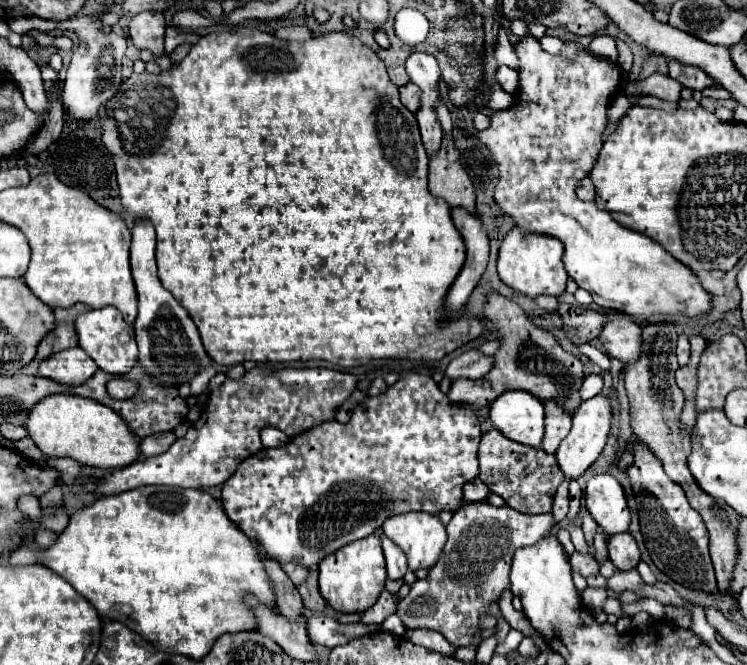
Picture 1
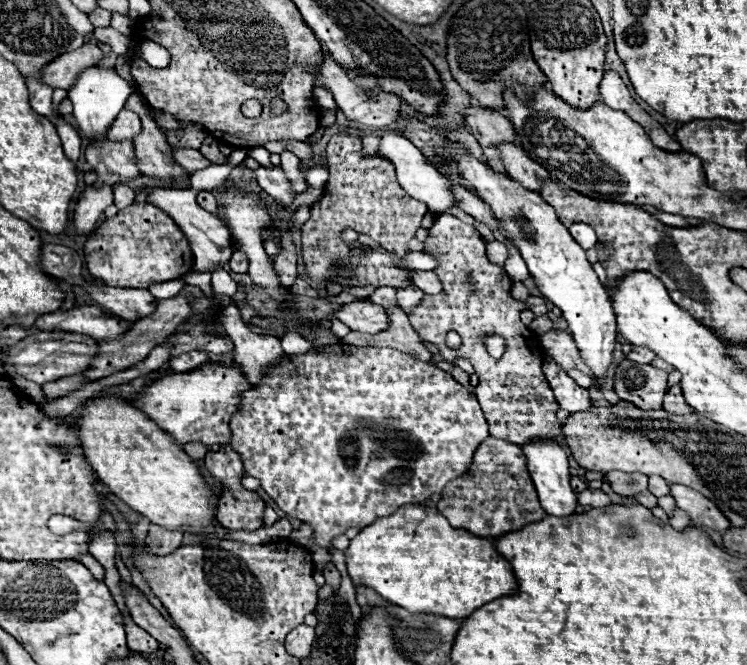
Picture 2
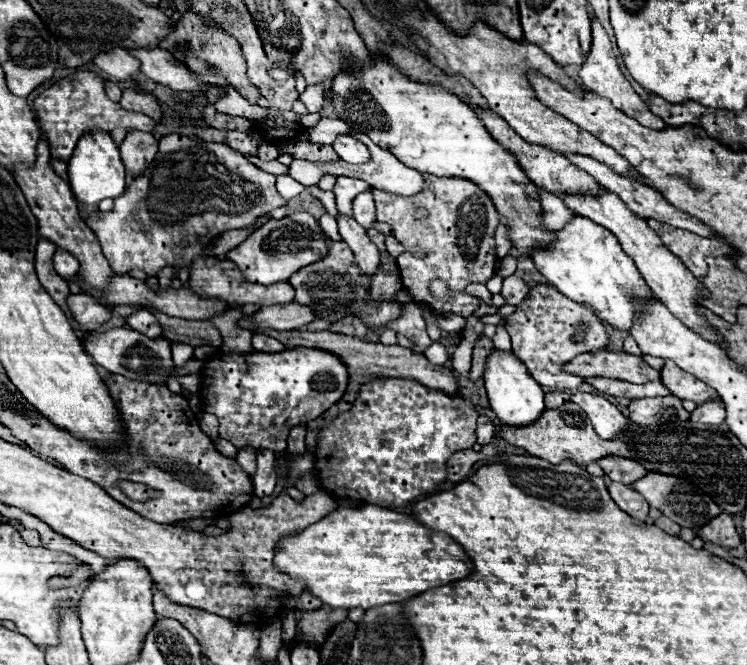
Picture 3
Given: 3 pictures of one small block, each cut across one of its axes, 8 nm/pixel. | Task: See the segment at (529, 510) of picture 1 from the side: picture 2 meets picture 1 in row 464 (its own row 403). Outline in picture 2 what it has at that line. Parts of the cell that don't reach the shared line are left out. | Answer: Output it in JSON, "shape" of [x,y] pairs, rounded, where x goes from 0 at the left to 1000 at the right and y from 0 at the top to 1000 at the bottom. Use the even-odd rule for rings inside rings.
{"shape":[[[592,322],[584,328],[581,340],[576,343],[576,358],[568,364],[570,367],[570,379],[576,379],[578,385],[584,385],[584,391],[589,394],[589,400],[581,406],[594,430],[594,439],[584,442],[584,445],[568,445],[565,457],[554,463],[554,469],[549,472],[549,484],[554,490],[554,496],[562,502],[562,508],[568,514],[578,514],[589,523],[589,532],[597,538],[597,544],[608,547],[610,538],[627,538],[637,556],[637,562],[643,565],[643,577],[637,583],[637,598],[648,617],[648,626],[656,638],[656,656],[661,659],[672,659],[680,662],[685,668],[699,671],[701,665],[715,665],[715,659],[731,659],[736,665],[750,668],[752,674],[760,677],[758,665],[755,665],[755,653],[752,653],[752,632],[744,629],[747,620],[747,605],[726,562],[726,541],[728,541],[728,529],[723,523],[720,505],[704,493],[696,484],[696,469],[707,466],[704,454],[688,451],[683,445],[683,430],[685,421],[680,418],[680,412],[675,409],[675,403],[653,394],[651,388],[651,364],[643,358],[640,346],[629,337],[621,337],[618,331],[613,331],[605,322]],[[608,496],[618,505],[618,517],[613,526],[602,526],[597,523],[597,502]],[[653,502],[669,502],[677,511],[677,529],[675,535],[667,541],[661,541],[648,520],[648,508]]]}

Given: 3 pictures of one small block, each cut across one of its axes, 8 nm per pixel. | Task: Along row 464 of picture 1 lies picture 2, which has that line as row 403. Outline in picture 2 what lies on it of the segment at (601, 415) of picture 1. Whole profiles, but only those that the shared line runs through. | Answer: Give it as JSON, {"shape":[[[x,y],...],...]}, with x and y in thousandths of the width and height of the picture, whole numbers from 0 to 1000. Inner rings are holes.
{"shape":[[[731,541],[726,547],[726,556],[731,562],[736,583],[742,586],[742,595],[744,595],[750,614],[760,617],[763,623],[790,617],[793,608],[787,598],[787,586],[776,583],[766,568],[760,568],[758,559],[742,541]]]}

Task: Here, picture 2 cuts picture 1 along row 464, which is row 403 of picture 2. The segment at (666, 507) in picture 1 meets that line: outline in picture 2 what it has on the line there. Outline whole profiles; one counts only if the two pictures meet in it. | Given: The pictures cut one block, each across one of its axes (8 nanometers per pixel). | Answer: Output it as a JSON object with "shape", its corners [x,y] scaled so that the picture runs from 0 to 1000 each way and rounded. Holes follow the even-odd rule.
{"shape":[[[835,541],[822,568],[822,589],[830,602],[838,602],[859,617],[884,617],[886,598],[894,586],[894,559],[876,550],[854,550]]]}

